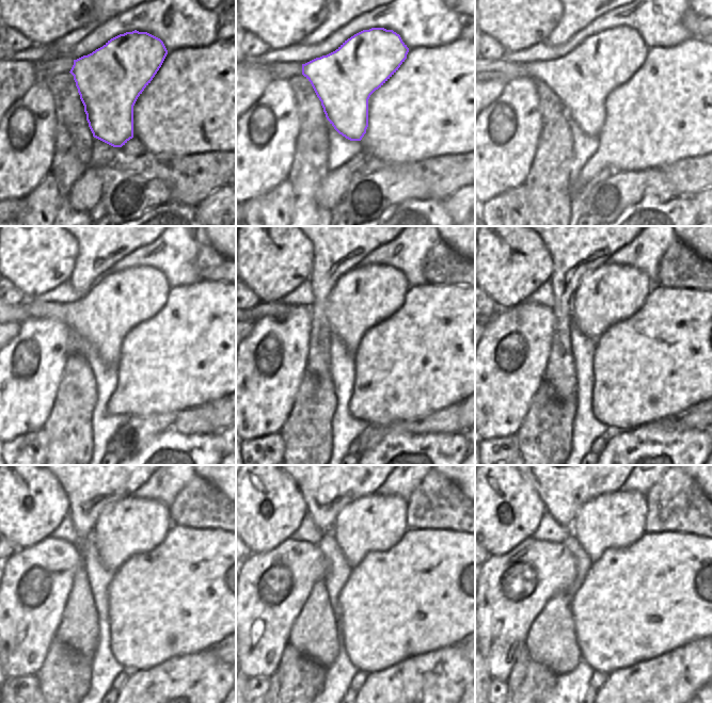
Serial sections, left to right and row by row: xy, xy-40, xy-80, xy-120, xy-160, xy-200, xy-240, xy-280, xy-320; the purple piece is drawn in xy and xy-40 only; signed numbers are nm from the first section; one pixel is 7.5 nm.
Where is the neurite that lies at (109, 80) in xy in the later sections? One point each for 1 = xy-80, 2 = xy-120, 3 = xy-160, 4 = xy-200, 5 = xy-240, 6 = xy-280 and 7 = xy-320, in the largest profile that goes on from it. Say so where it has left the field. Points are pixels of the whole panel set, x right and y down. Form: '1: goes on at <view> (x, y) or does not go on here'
1: goes on at xy-80 (582, 79)
2: goes on at xy-120 (119, 302)
3: goes on at xy-160 (366, 296)
4: goes on at xy-200 (611, 292)
5: goes on at xy-240 (133, 525)
6: goes on at xy-280 (376, 522)
7: goes on at xy-320 (616, 520)

